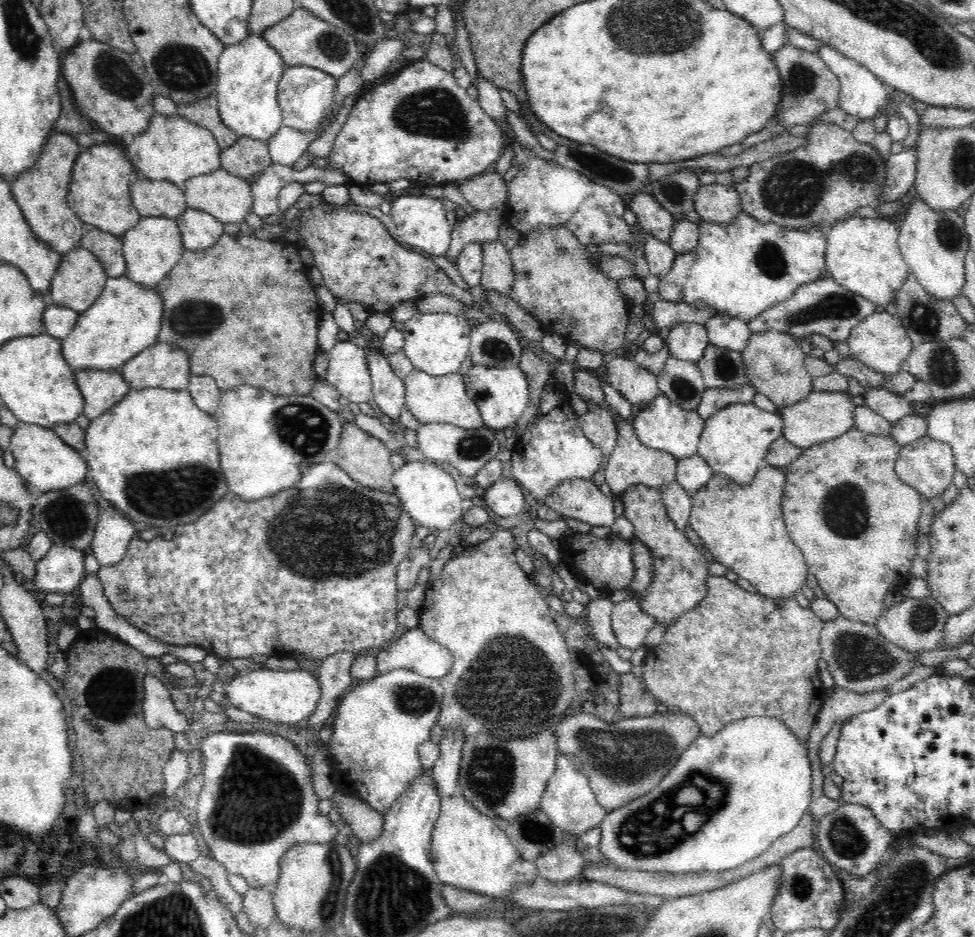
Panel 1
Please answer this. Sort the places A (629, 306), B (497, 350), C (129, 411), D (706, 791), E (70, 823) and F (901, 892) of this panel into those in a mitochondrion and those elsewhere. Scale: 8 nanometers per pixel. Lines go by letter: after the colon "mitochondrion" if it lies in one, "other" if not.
A: other
B: mitochondrion
C: other
D: mitochondrion
E: other
F: mitochondrion

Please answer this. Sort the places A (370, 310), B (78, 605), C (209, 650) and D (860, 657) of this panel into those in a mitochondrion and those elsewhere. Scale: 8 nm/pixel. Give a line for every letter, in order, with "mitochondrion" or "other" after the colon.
A: other
B: other
C: other
D: mitochondrion

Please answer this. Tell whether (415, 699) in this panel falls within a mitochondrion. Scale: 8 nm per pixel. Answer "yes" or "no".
yes

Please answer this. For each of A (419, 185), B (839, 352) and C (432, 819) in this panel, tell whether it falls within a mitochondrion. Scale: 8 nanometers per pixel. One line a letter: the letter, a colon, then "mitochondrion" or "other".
A: other
B: other
C: other

